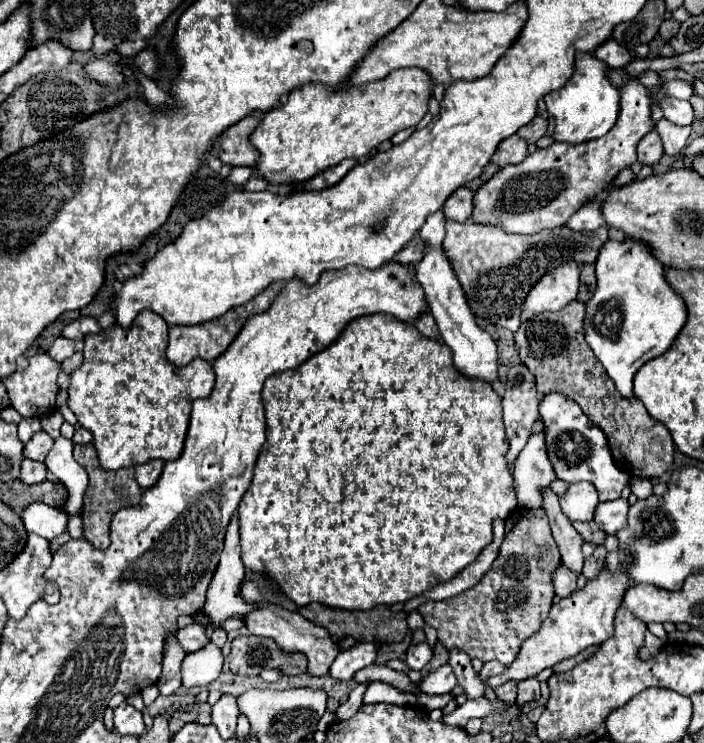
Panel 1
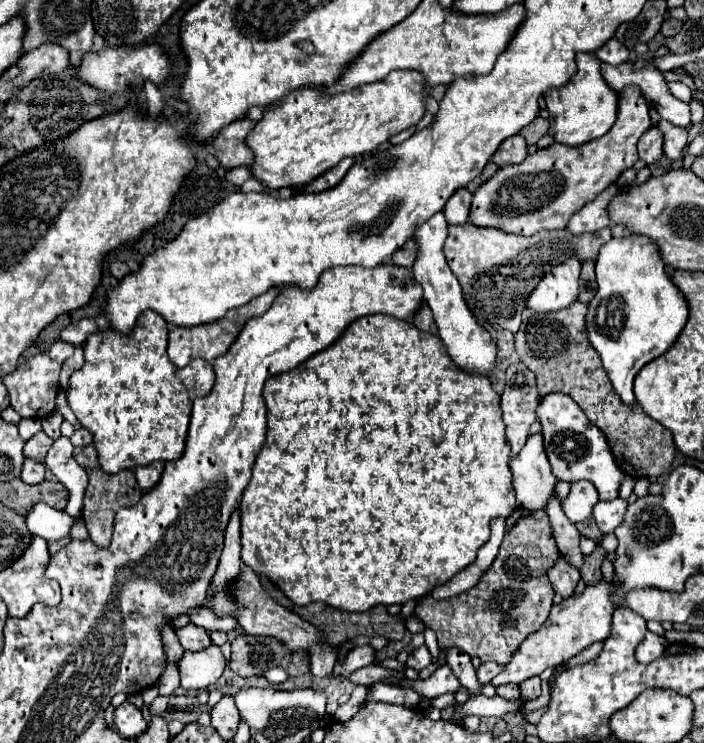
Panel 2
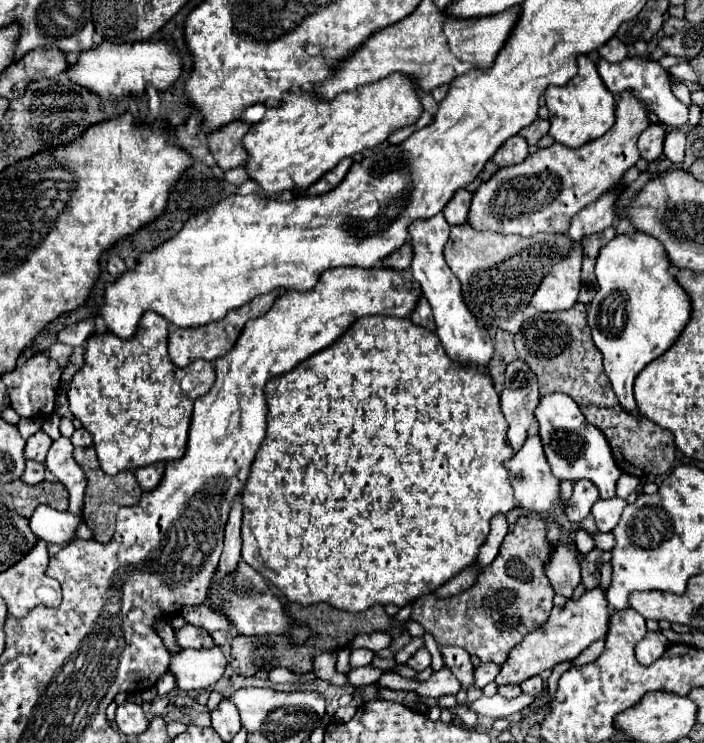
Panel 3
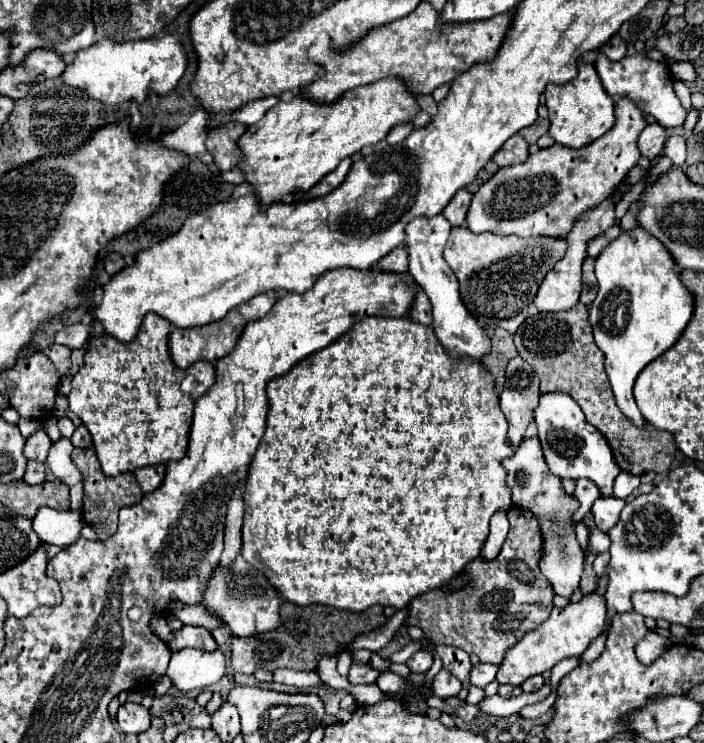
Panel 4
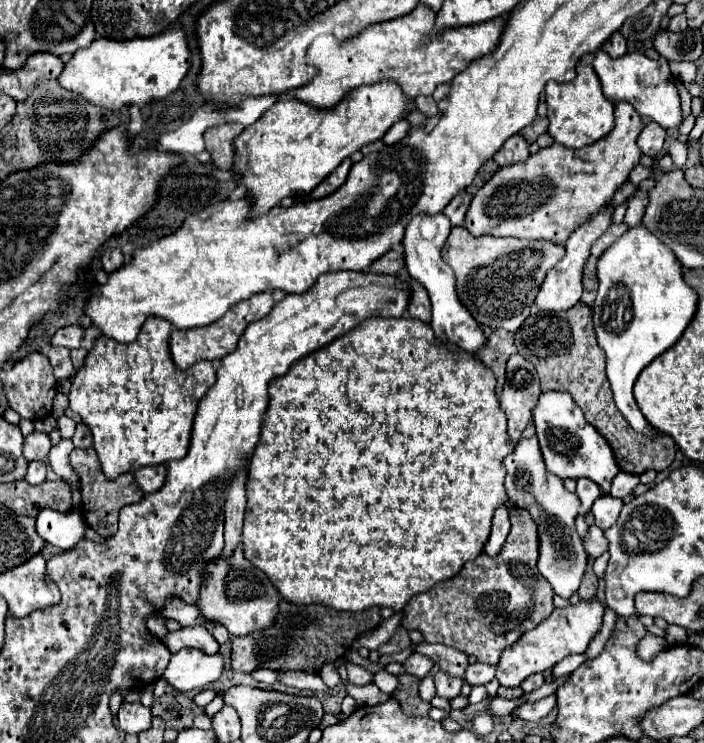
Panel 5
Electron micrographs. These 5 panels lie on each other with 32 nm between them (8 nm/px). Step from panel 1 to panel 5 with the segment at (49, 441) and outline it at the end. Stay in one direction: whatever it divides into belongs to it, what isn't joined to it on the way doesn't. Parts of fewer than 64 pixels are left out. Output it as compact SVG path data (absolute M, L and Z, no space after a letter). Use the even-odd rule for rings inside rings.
M32 432L30 436L26 436L26 442L24 442L24 456L26 460L40 460L44 462L48 452L50 452L52 444L50 444L50 438L46 432Z

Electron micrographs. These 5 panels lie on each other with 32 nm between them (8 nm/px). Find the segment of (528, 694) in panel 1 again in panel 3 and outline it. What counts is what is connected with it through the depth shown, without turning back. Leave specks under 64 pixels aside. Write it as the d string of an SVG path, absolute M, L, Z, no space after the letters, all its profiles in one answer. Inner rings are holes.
M532 676L532 678L524 680L524 682L520 684L520 688L522 688L524 694L540 696L540 694L542 694L542 678L540 678L540 676Z

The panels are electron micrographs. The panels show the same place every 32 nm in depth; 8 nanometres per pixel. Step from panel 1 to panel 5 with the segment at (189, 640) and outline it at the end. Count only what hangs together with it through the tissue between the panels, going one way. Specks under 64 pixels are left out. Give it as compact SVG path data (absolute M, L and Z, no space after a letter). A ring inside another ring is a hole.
M188 626L180 628L178 632L170 632L164 638L164 644L166 648L198 648L206 654L218 652L218 642L206 626Z

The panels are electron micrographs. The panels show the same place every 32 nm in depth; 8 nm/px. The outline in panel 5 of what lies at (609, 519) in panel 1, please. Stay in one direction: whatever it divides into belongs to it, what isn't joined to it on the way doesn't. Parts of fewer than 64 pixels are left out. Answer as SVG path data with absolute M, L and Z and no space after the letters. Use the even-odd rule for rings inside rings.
M600 496L594 506L592 506L592 512L594 512L594 518L596 518L596 526L606 530L608 526L616 524L618 520L618 514L622 510L624 502L620 498L612 498L612 496Z

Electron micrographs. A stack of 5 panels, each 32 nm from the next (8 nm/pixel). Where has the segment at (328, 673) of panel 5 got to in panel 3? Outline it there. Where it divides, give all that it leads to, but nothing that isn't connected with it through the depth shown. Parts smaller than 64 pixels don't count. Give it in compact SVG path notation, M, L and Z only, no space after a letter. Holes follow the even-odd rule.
M316 652L314 656L314 670L312 670L318 678L328 680L336 686L342 686L344 676L340 672L336 672L336 654L334 652Z

